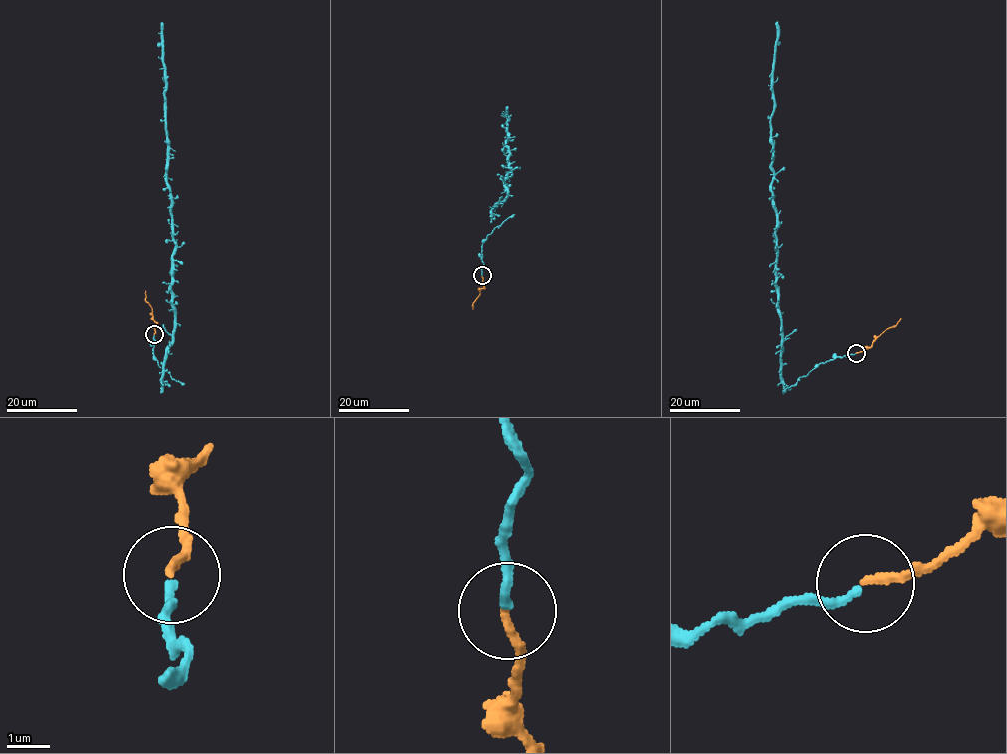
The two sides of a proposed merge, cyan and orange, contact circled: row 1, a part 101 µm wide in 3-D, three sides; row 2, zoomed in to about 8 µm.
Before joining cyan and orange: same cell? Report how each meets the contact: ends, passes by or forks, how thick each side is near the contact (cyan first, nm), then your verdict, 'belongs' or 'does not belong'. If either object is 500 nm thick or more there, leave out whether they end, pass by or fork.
cyan ends | orange ends | 200/180 nm | belongs

